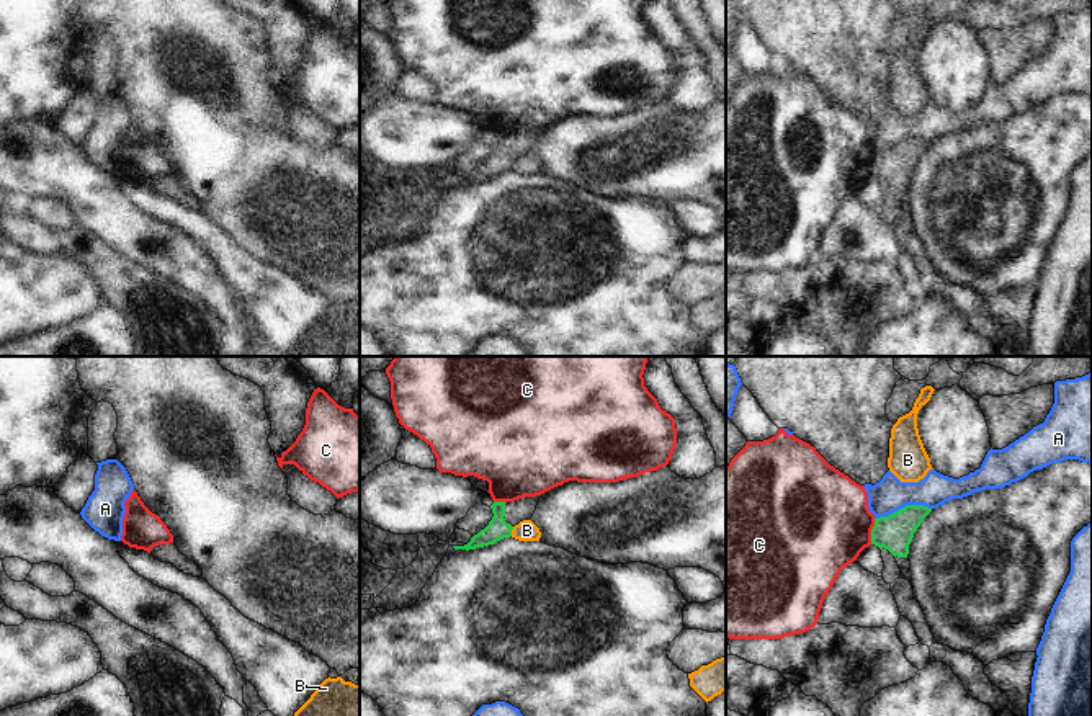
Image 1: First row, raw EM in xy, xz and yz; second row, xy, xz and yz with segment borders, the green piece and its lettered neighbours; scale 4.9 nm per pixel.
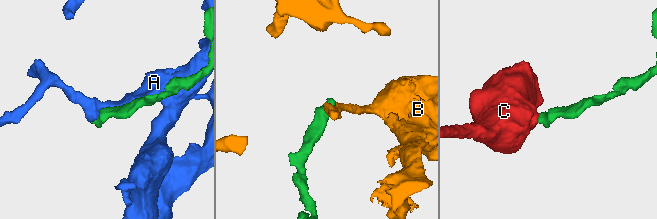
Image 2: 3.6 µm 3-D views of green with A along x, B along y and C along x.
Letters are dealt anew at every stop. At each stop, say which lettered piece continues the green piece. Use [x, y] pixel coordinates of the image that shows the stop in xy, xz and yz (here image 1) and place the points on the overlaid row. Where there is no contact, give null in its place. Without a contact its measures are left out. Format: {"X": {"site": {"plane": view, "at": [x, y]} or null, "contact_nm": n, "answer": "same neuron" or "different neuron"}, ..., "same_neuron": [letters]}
{"A": {"site": {"plane": "yz", "at": [904, 507]}, "contact_nm": 280, "answer": "different neuron"}, "B": {"site": {"plane": "xz", "at": [510, 532]}, "contact_nm": 50, "answer": "different neuron"}, "C": {"site": {"plane": "yz", "at": [872, 532]}, "contact_nm": 130, "answer": "different neuron"}, "same_neuron": []}

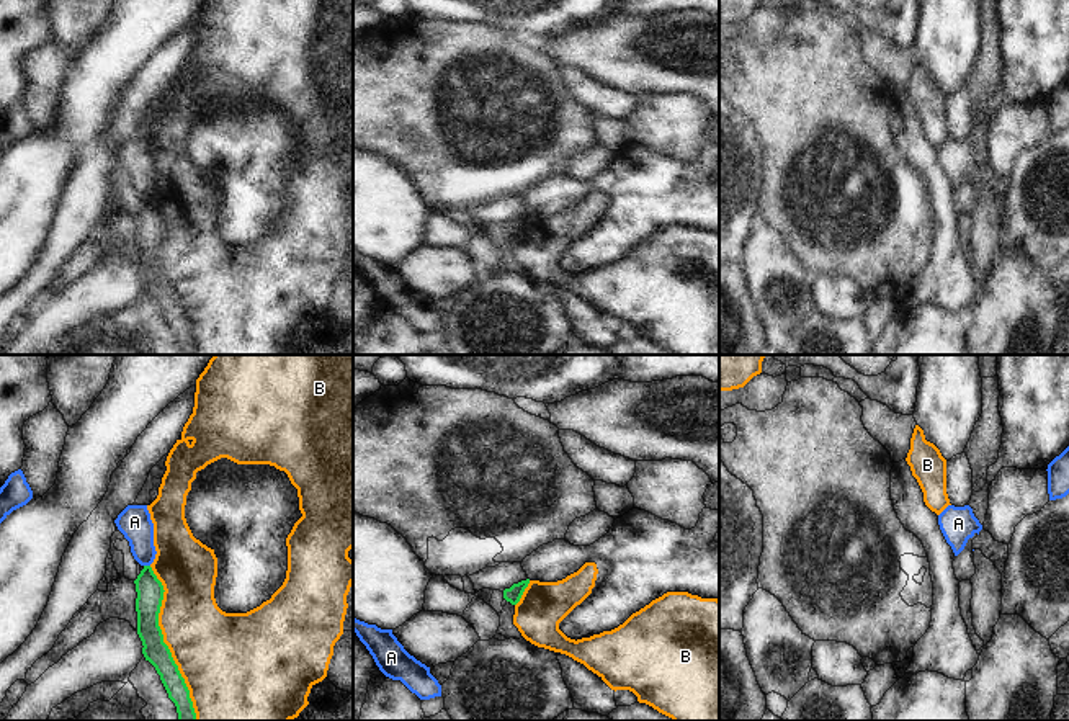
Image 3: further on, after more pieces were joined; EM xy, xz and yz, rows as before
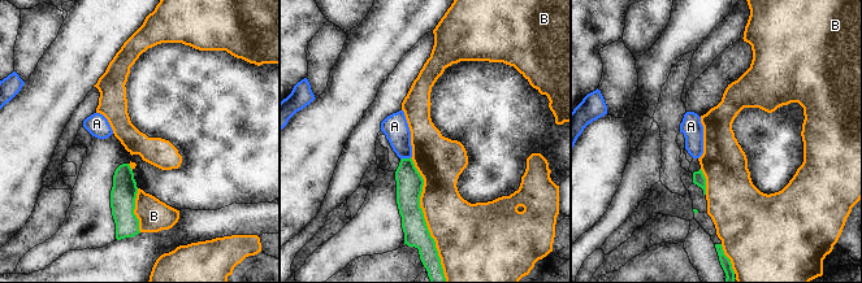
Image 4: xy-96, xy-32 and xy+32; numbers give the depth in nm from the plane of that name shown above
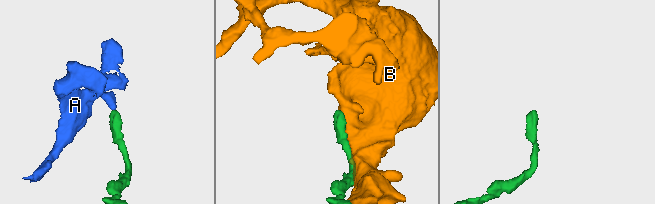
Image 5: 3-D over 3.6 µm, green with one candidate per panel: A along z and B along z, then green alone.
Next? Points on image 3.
{"A": {"site": {"plane": "xy", "at": [147, 566]}, "contact_nm": 30, "answer": "different neuron"}, "B": {"site": {"plane": "xy", "at": [164, 643]}, "contact_nm": 800, "answer": "different neuron"}, "same_neuron": []}

